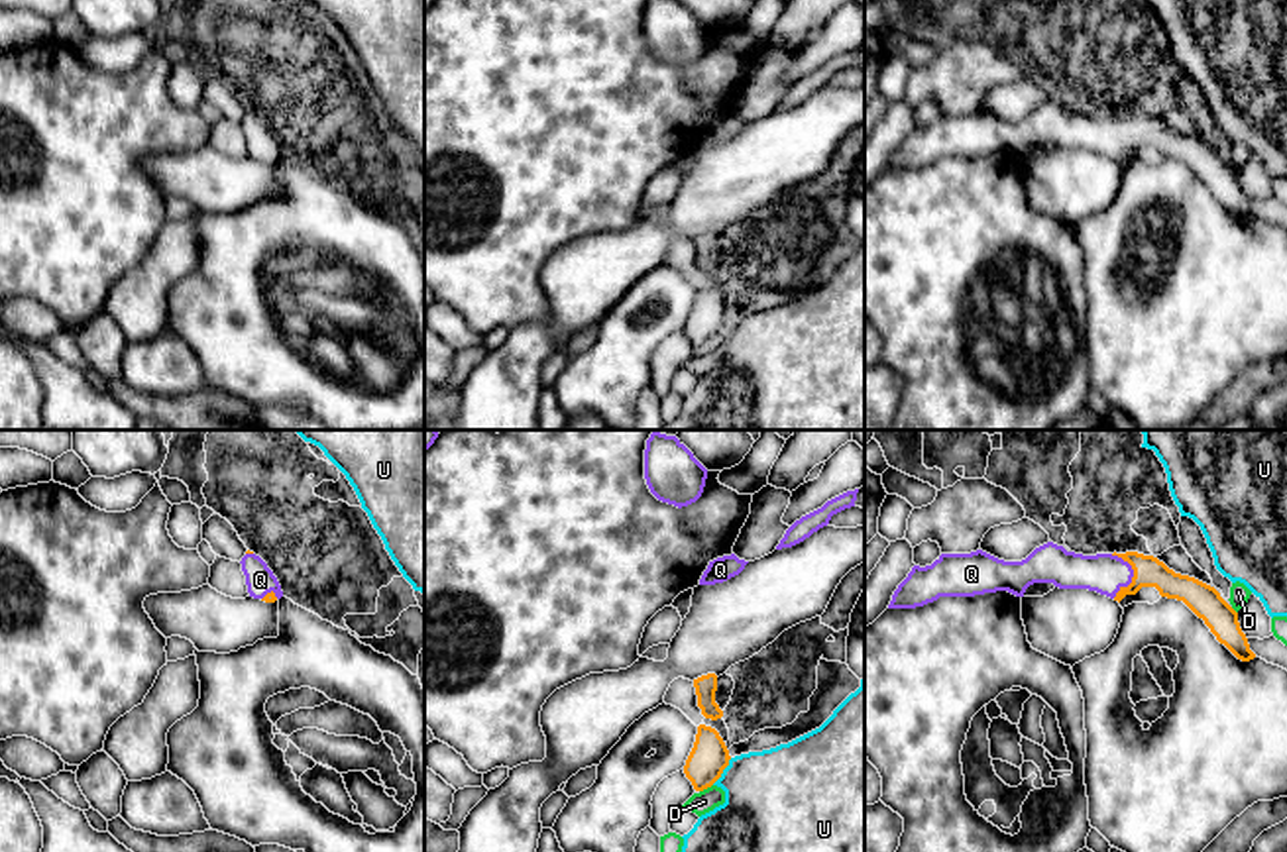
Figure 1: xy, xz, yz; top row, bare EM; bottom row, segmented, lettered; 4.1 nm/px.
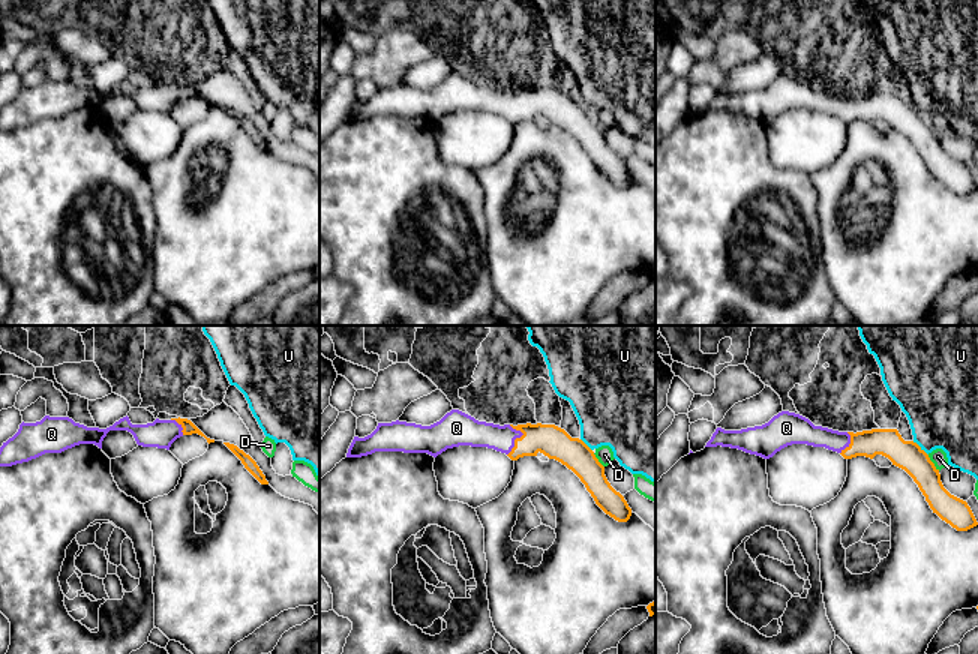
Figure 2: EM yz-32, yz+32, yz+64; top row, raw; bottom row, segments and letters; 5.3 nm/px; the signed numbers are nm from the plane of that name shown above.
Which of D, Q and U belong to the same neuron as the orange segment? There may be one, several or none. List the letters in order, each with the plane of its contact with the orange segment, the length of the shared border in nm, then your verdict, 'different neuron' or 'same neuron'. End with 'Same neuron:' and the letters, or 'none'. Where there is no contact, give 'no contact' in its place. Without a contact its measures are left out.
D: xz | 70 nm | different neuron
Q: yz | 180 nm | same neuron
U: xz | 140 nm | different neuron
Same neuron: Q

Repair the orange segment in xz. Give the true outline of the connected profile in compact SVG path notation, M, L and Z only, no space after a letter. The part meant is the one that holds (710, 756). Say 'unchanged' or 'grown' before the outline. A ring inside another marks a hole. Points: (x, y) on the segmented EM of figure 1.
unchanged; M699 724L684 773L696 791L703 791L721 777L729 760L729 750L719 732L711 726Z

